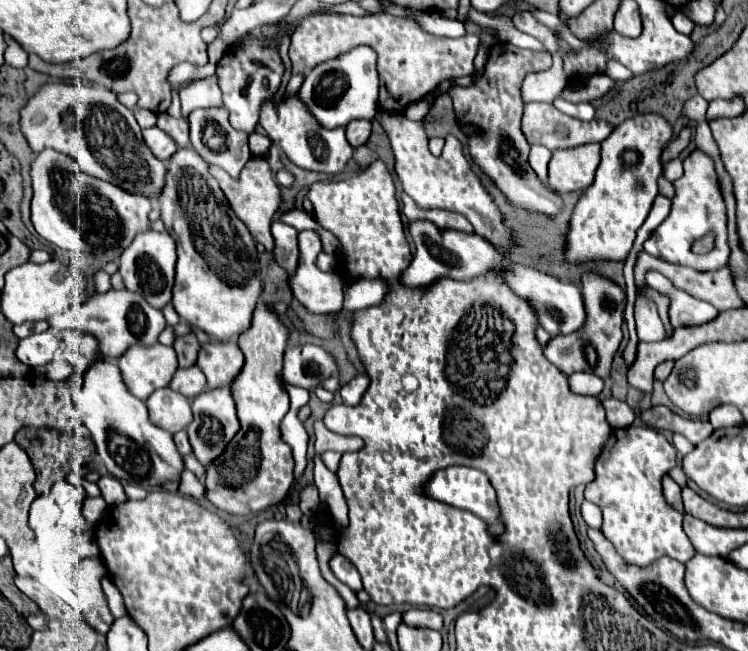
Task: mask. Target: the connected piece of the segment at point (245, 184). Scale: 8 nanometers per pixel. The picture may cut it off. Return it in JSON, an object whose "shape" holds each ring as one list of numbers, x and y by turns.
{"shape":[[251,158,245,168,241,170,241,176,237,180,233,180,225,170,221,170,219,166,209,166,209,172,213,174,213,178,217,178,231,210,245,222,245,225,252,234,257,243,265,246,265,249,272,252,274,249,274,239,271,234,271,223,273,215,279,210,279,188,273,182,273,174,269,164,263,158]]}

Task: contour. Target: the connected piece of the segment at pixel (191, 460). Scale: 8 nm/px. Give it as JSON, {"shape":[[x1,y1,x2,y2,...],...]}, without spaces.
{"shape":[[191,453,184,456,183,460,185,469,190,470,194,474,196,474,195,476,197,476,197,478,203,482,205,479,206,469,203,465,200,464,194,454]]}

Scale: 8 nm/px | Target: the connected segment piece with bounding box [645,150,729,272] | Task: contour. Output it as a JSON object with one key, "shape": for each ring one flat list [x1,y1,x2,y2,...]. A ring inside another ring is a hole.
{"shape":[[699,150,691,152,685,158,683,166,685,166,685,174,679,180,673,182,677,194,673,198,671,216,667,216,667,220,663,220,663,224,657,226,651,232,651,236,645,242,645,252,649,252,651,256,657,256,661,260,688,266,697,271,717,270,717,268,725,266,727,258,729,258,727,224,725,224,725,220,727,220,725,218,725,202,723,202,723,196,719,192,717,174,715,174,711,158,705,156],[705,234,715,234,713,250,707,252,707,254,692,253,693,242,699,240]]}

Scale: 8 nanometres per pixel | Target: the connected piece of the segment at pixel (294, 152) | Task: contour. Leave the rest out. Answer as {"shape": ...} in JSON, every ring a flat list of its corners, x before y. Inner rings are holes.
{"shape":[[297,96,281,100,277,106,273,102,267,102,261,108,261,126,271,140,277,140,279,148,295,166,309,172,341,174,353,156,353,148,345,138,345,128,335,128,335,130,321,128,315,122,315,118,307,112,307,108,297,100]]}

